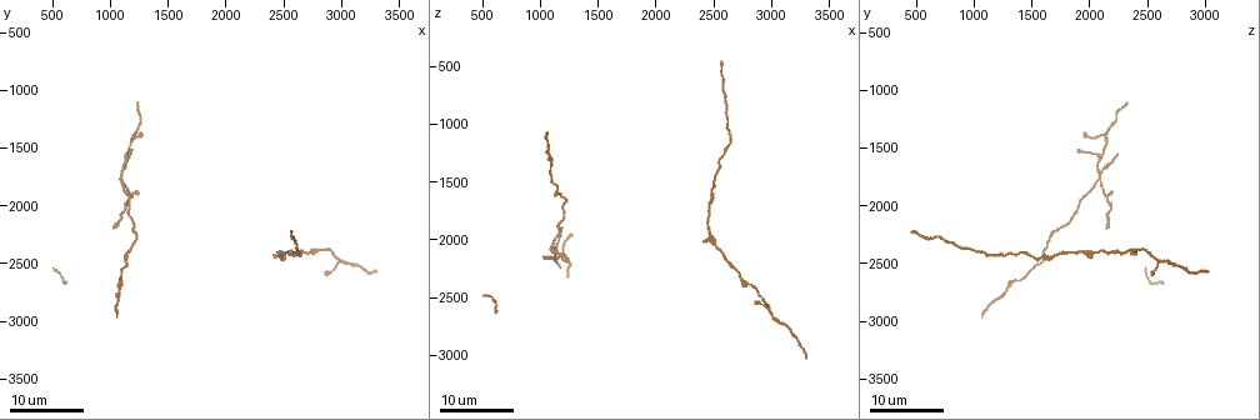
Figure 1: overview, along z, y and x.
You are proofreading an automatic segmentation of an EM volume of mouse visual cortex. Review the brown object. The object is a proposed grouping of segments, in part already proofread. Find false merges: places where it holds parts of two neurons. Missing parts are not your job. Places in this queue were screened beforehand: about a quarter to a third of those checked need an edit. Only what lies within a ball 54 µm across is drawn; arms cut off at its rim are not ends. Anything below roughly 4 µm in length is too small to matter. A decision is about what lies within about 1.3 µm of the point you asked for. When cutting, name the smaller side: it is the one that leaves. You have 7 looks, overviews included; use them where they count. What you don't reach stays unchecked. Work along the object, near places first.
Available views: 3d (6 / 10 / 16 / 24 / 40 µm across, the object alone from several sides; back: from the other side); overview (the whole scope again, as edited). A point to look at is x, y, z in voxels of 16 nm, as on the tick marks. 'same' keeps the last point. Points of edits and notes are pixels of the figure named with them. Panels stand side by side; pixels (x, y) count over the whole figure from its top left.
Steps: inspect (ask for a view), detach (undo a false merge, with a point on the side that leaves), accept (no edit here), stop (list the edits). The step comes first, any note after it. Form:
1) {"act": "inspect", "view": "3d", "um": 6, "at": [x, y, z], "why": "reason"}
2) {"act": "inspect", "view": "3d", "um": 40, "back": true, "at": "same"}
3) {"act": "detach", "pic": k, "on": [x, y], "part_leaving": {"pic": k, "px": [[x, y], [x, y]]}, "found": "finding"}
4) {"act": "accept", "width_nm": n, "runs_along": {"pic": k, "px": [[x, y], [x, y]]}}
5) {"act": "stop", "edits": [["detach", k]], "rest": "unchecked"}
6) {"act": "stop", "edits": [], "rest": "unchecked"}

{"act": "inspect", "view": "3d", "um": 16, "at": [1080, 1760, 2060], "why": "three arms meet"}

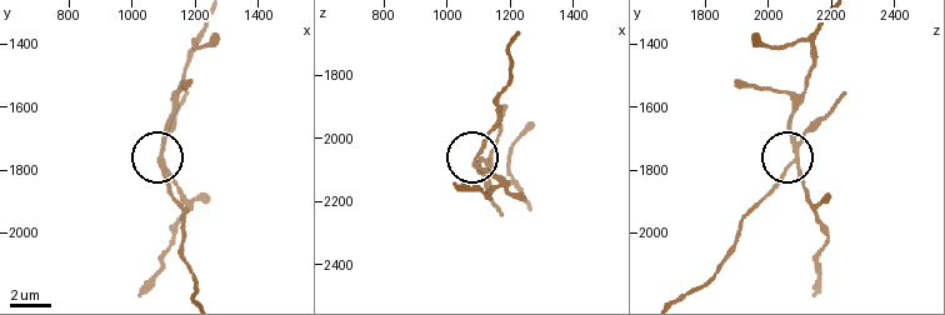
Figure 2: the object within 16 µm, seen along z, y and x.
{"act": "inspect", "view": "3d", "um": 10, "at": [1100, 1780, 2090]}

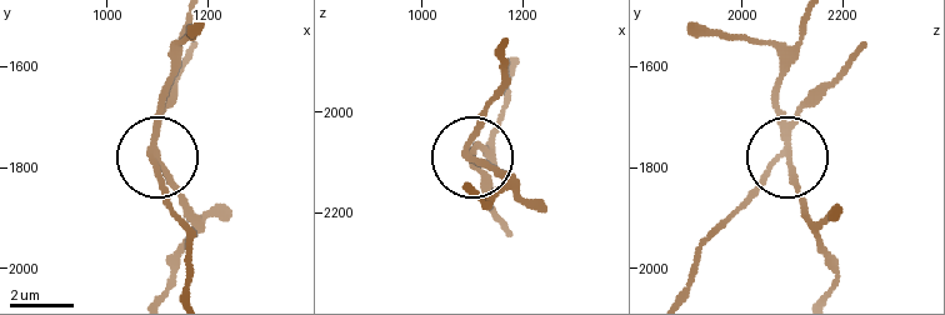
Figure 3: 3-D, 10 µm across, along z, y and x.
{"act": "detach", "pic": 3, "on": [159, 95], "arms": 3, "part_leaving": {"pic": 3, "px": [[788, 134], [779, 89], [803, 24]]}, "found": "a second neuron is stuck on"}

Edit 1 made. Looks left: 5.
{"act": "inspect", "view": "3d", "um": 16, "at": [2820, 2380, 2400], "why": "sudden change in width"}

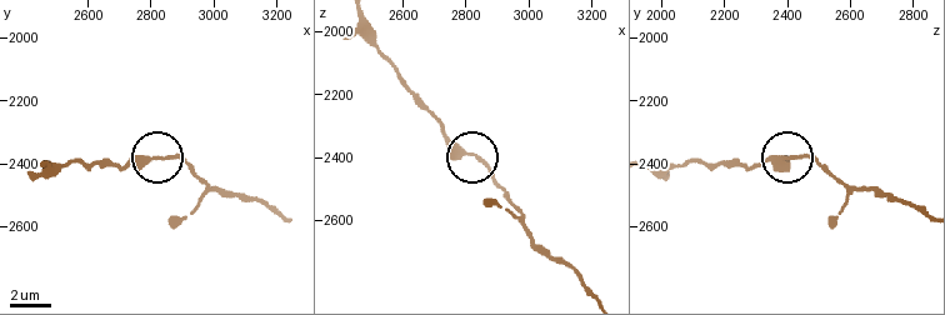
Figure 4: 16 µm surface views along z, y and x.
{"act": "inspect", "view": "3d", "um": 6, "at": [2830, 2380, 2400]}

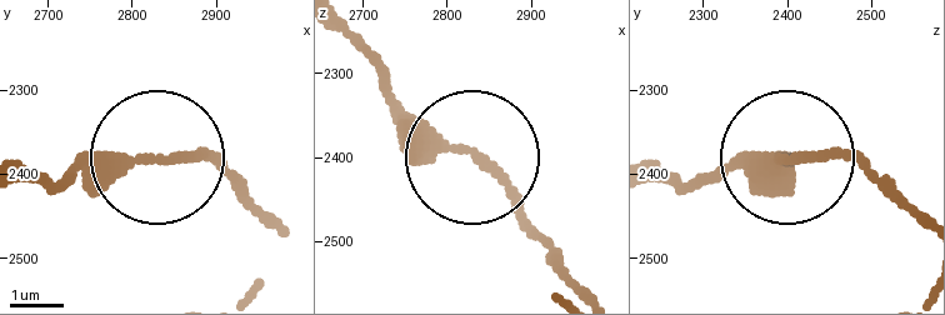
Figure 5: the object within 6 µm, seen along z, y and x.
{"act": "inspect", "view": "3d", "um": 6, "back": true, "at": [2830, 2375, 2400], "why": "from behind"}

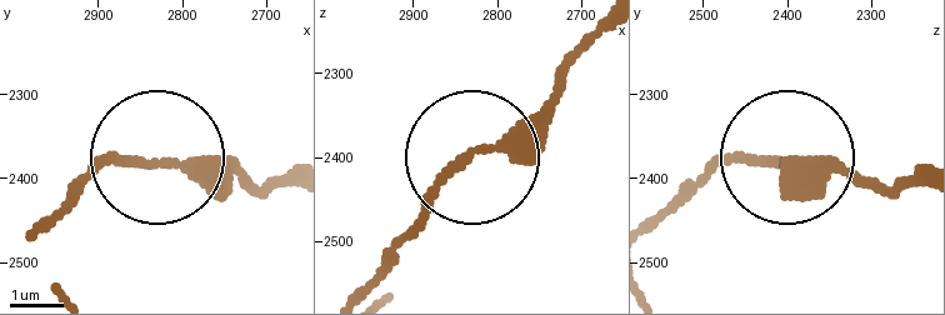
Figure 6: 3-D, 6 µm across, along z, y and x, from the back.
{"act": "accept", "found": "continuous, no second neuron"}

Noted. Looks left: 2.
{"act": "inspect", "view": "3d", "um": 16, "at": [2460, 2440, 1580], "why": "sudden change in width"}

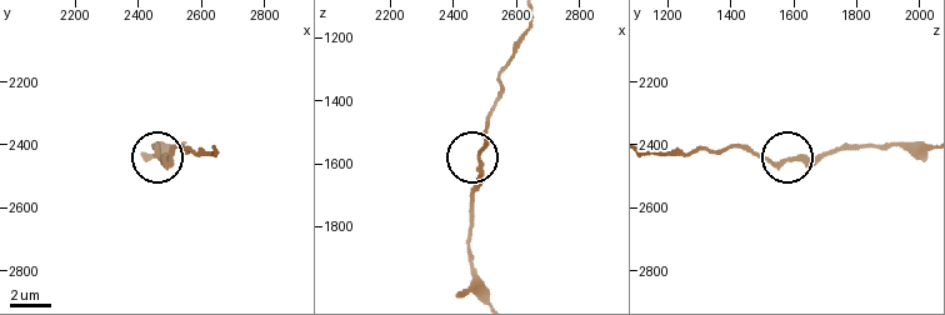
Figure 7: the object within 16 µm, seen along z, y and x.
{"act": "inspect", "view": "3d", "um": 10, "at": [2480, 2450, 1570], "why": "closer look"}

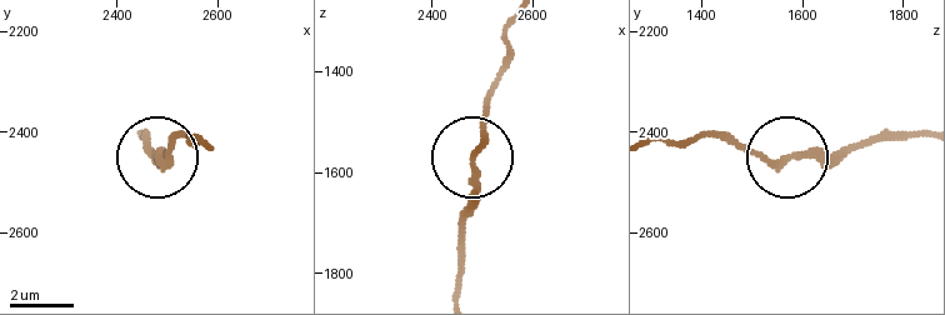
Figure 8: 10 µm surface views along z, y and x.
{"act": "accept", "width_nm": 190, "found": "all the same neuron"}

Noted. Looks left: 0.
{"act": "stop", "edits": [["detach", 3]], "rest": "unchecked"}

